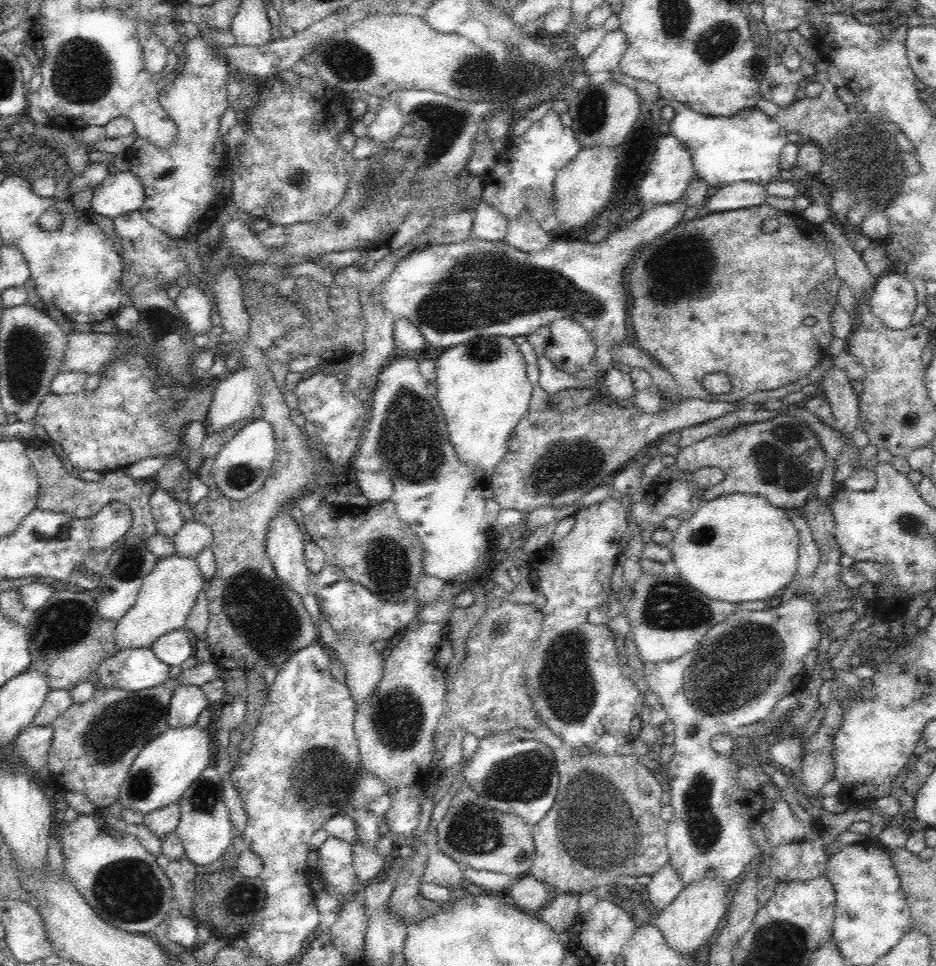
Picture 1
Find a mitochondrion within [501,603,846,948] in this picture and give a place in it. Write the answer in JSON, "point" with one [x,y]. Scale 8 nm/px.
{"point":[598,832]}

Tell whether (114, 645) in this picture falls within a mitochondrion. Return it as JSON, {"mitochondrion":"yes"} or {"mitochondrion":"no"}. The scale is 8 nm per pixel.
{"mitochondrion":"no"}

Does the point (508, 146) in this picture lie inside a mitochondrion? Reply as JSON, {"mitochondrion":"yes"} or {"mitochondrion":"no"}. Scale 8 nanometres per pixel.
{"mitochondrion":"no"}

